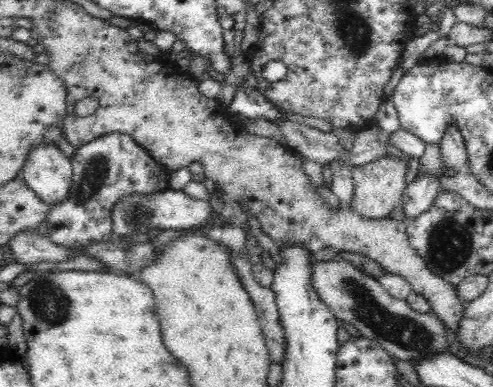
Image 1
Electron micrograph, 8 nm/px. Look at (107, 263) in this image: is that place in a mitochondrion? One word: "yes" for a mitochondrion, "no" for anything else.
no

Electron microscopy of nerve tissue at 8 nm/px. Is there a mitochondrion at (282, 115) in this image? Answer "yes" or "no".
no

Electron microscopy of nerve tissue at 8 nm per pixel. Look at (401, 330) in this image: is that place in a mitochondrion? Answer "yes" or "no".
yes

